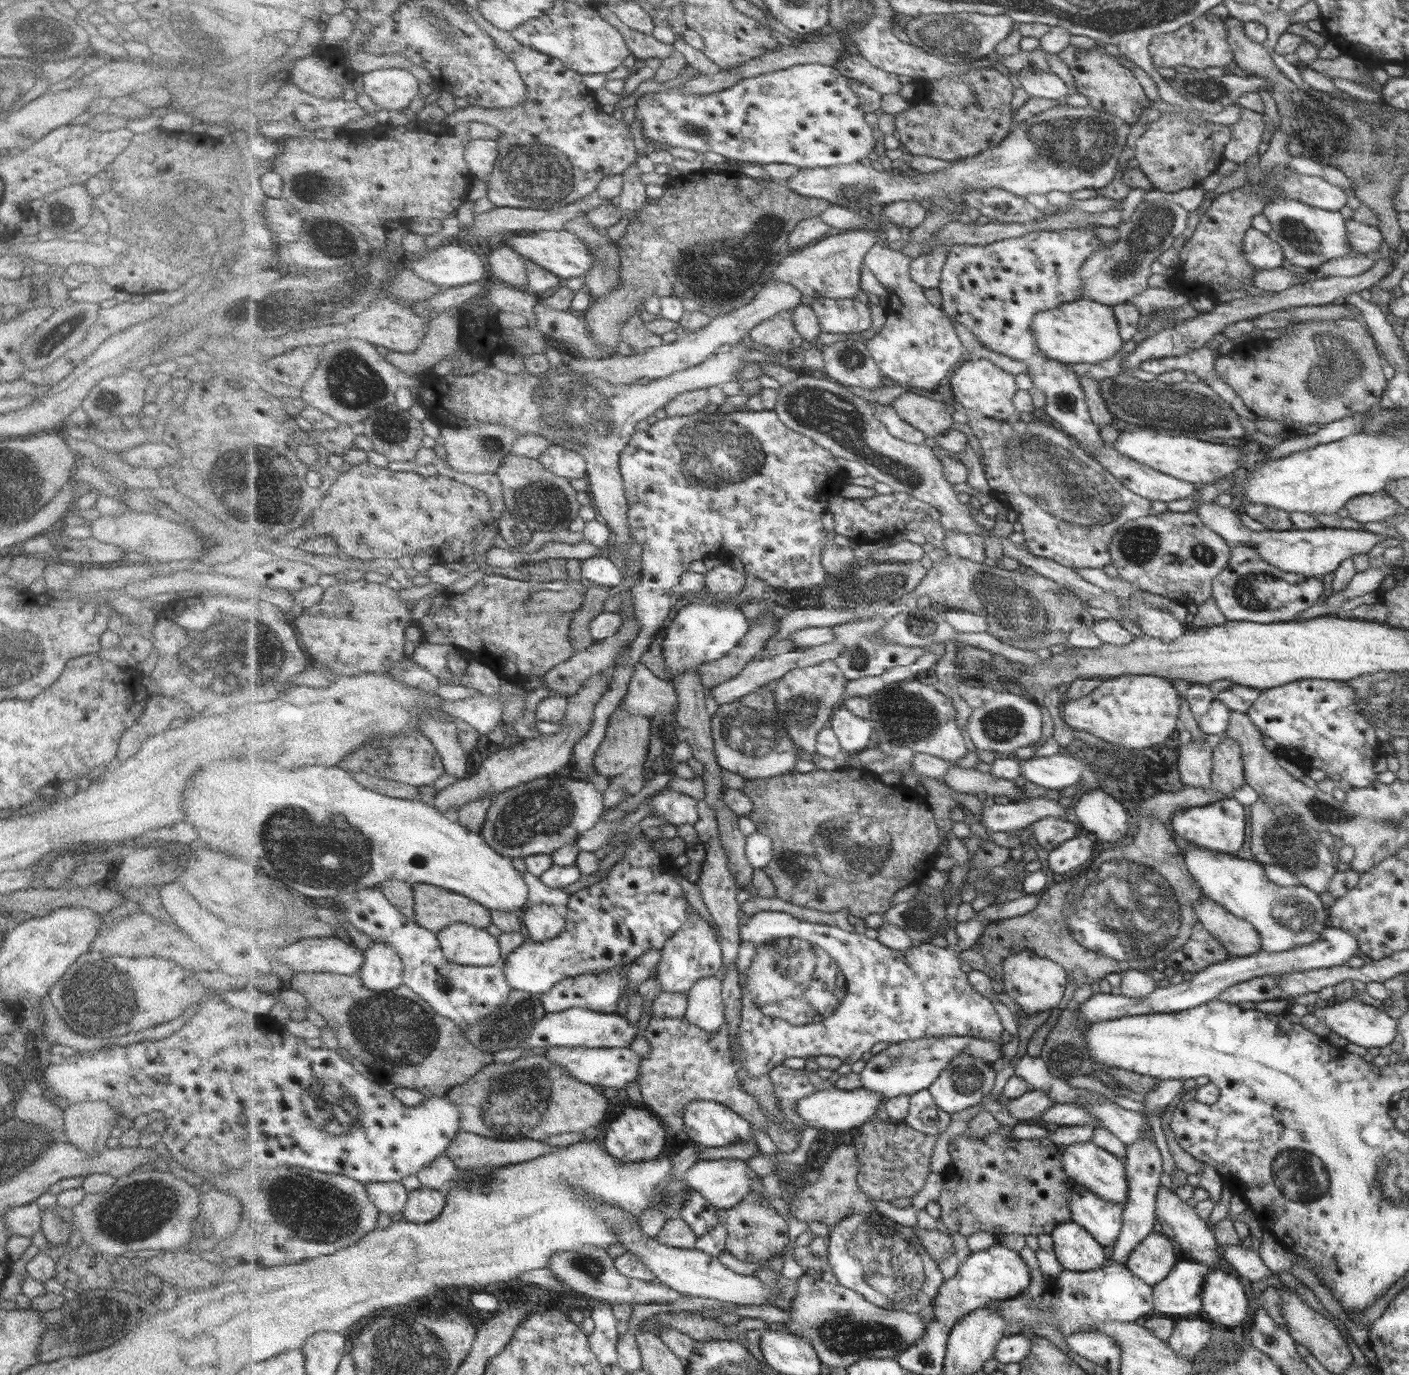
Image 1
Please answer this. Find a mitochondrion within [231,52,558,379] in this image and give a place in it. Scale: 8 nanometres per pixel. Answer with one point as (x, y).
(310, 186)

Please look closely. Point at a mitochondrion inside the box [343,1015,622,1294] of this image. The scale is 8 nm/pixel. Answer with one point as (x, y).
(512, 1110)

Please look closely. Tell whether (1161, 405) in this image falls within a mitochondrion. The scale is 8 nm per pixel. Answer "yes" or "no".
yes

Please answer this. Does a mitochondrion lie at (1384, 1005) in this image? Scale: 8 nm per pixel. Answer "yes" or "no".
no

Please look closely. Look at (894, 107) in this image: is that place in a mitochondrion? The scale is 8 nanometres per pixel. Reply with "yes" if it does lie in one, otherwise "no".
no

